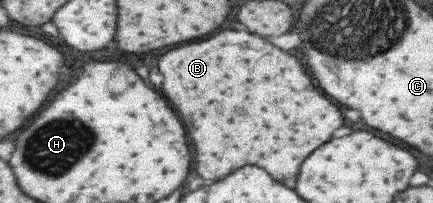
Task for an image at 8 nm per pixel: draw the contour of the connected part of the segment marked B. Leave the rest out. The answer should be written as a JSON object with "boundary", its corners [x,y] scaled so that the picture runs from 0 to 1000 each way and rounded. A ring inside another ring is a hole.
{"boundary":[[[513,148],[503,177],[397,236],[365,305],[379,374],[374,453],[420,591],[430,591],[430,640],[453,749],[453,837],[480,887],[517,877],[568,808],[614,828],[637,887],[679,877],[693,798],[790,611],[776,512],[730,443],[688,296],[596,167]]]}

